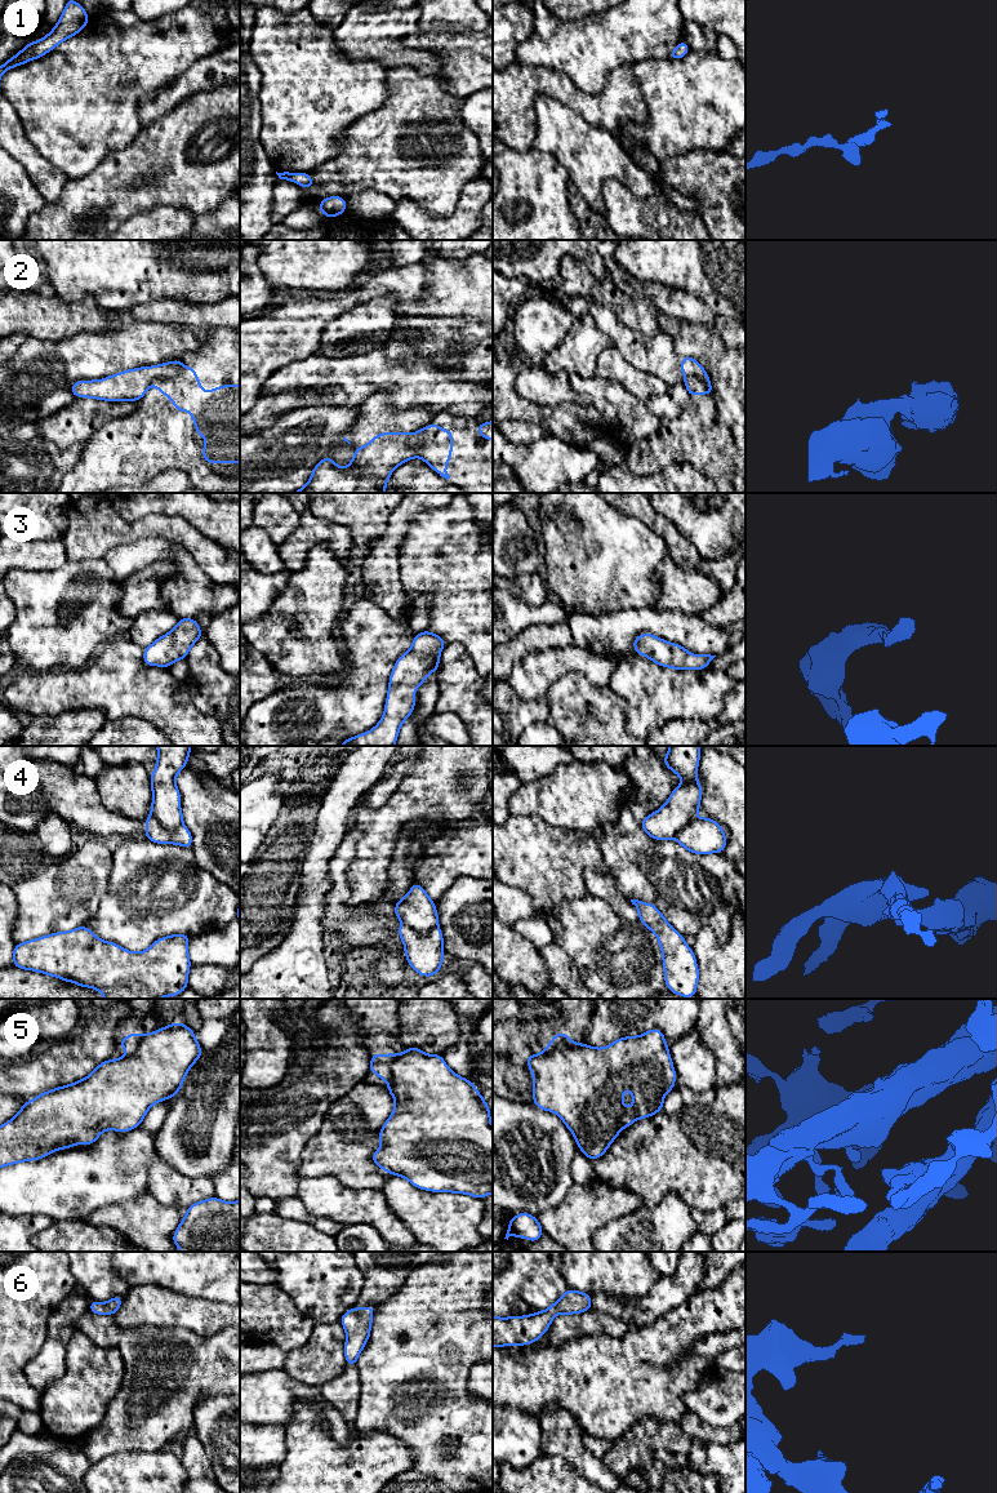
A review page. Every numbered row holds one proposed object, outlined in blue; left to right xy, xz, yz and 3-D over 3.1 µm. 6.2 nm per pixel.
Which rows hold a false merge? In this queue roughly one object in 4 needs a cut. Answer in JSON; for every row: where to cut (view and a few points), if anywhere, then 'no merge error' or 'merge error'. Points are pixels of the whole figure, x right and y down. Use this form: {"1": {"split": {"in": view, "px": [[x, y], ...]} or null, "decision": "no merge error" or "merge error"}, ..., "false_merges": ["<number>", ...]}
{"1": {"split": null, "decision": "no merge error"}, "2": {"split": {"in": "yz", "px": [[685, 377], [703, 380], [711, 392]]}, "decision": "merge error"}, "3": {"split": null, "decision": "no merge error"}, "4": {"split": {"in": "xz", "px": [[403, 923], [421, 933], [428, 933], [437, 927]]}, "decision": "merge error"}, "5": {"split": {"in": "xz", "px": [[386, 1054], [390, 1062], [388, 1080]]}, "decision": "merge error"}, "6": {"split": null, "decision": "no merge error"}, "false_merges": ["2", "4", "5"]}

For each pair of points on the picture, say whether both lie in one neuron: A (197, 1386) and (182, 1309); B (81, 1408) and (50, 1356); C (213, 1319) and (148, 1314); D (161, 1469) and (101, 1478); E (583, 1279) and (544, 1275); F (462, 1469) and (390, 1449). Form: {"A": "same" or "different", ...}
{"A": "different", "B": "different", "C": "same", "D": "same", "E": "different", "F": "different"}

